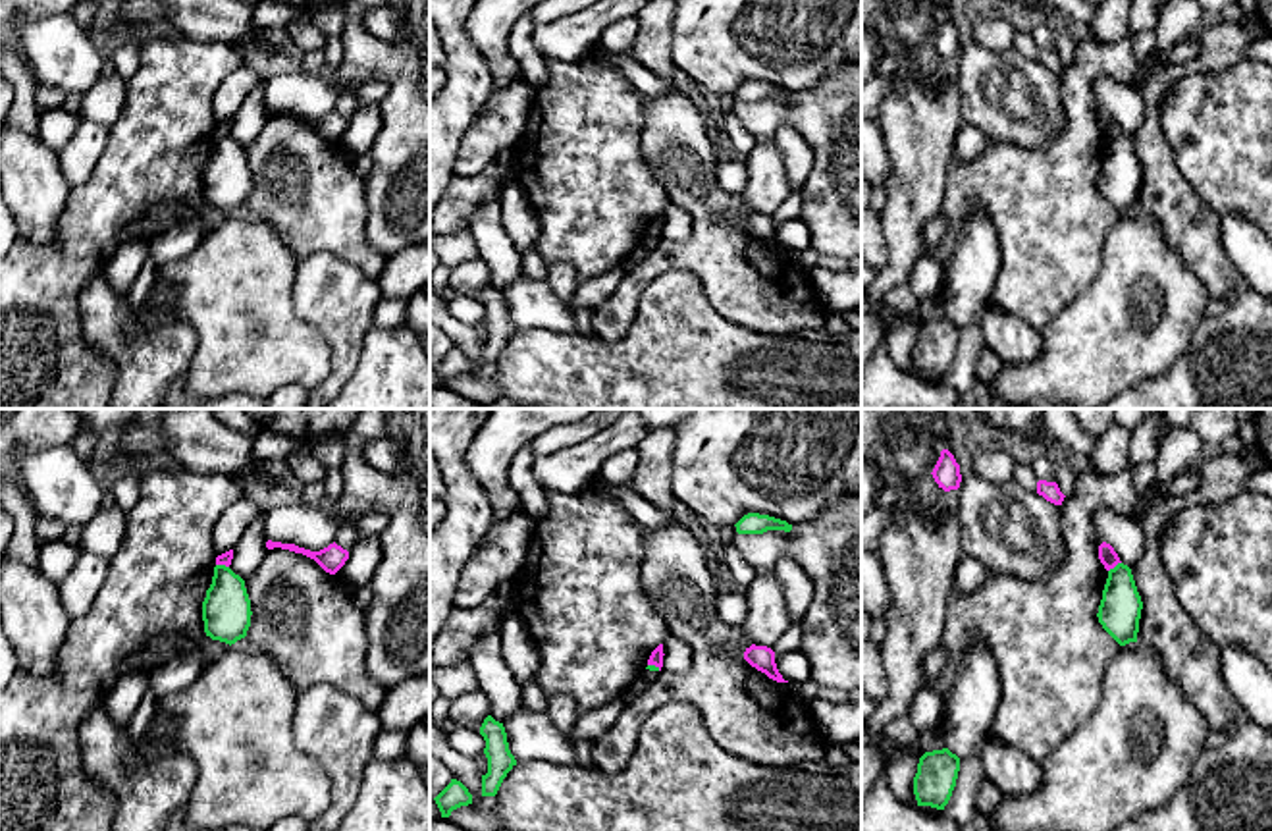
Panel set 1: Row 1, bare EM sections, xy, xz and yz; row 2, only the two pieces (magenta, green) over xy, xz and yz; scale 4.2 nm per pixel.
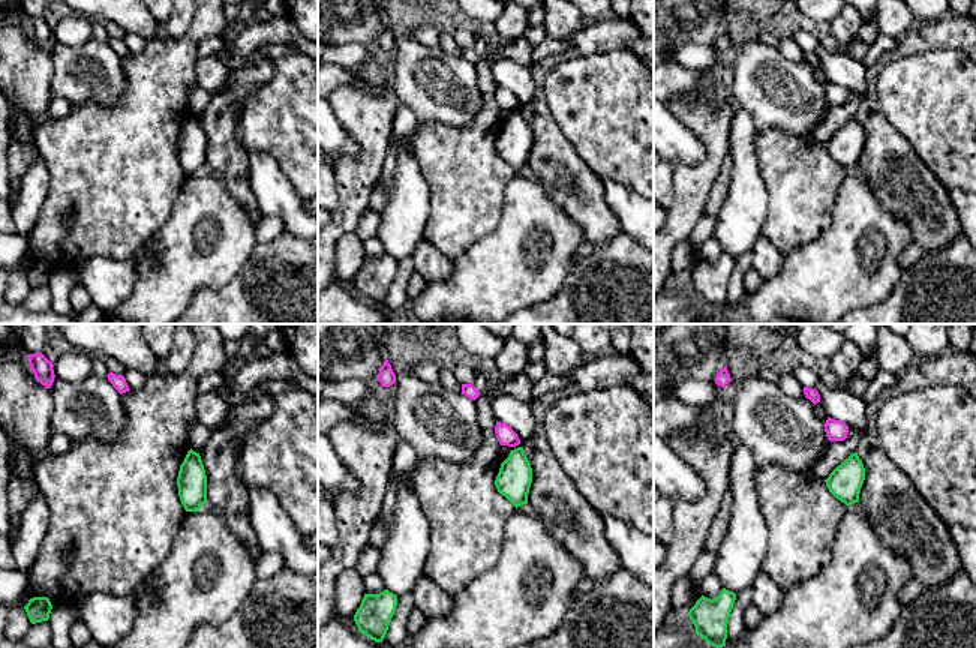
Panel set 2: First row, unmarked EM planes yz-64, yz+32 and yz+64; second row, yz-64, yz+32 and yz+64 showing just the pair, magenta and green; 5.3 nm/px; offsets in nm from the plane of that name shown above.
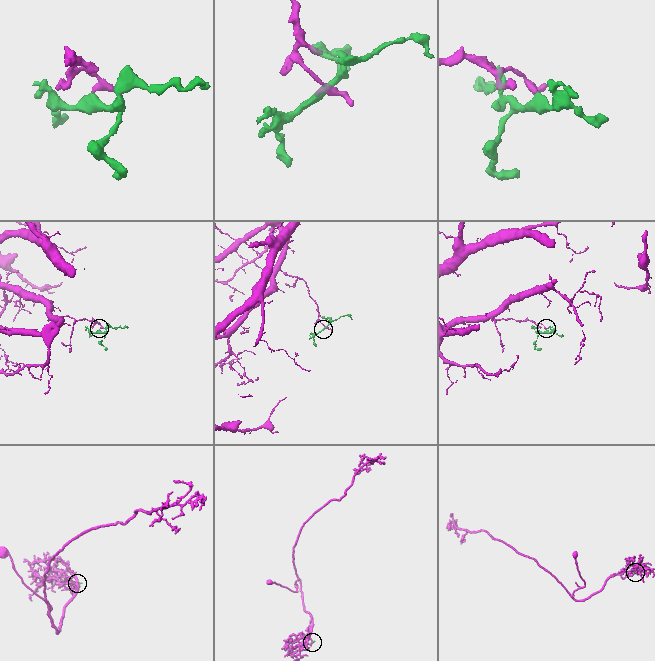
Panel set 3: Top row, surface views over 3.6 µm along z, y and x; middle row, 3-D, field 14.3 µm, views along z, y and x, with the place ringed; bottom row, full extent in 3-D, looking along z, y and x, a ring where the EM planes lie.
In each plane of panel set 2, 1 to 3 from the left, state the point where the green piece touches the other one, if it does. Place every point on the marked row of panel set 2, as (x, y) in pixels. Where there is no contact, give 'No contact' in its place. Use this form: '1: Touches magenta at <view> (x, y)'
1: No contact
2: No contact
3: No contact

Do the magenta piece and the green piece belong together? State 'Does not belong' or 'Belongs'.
Does not belong

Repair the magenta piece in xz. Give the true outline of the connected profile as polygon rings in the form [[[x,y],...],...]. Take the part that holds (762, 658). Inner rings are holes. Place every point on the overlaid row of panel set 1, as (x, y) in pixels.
[[[752,644],[750,648],[746,648],[744,652],[744,659],[755,667],[757,671],[765,673],[769,679],[777,681],[777,683],[788,683],[782,679],[782,675],[777,669],[775,663],[775,652],[767,646],[755,646]]]

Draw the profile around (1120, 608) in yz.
[[[1118,563],[1108,571],[1099,605],[1099,623],[1120,644],[1137,642],[1143,602],[1137,592],[1131,569]]]

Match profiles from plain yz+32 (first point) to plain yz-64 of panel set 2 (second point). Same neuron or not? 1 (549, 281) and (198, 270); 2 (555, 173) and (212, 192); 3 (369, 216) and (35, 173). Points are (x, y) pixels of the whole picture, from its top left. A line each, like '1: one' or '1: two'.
1: one
2: two
3: one

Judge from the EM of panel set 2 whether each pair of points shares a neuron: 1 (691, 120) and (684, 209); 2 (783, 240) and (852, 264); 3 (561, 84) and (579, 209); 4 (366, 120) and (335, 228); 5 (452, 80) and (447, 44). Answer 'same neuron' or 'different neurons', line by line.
1: same neuron
2: different neurons
3: different neurons
4: same neuron
5: different neurons

